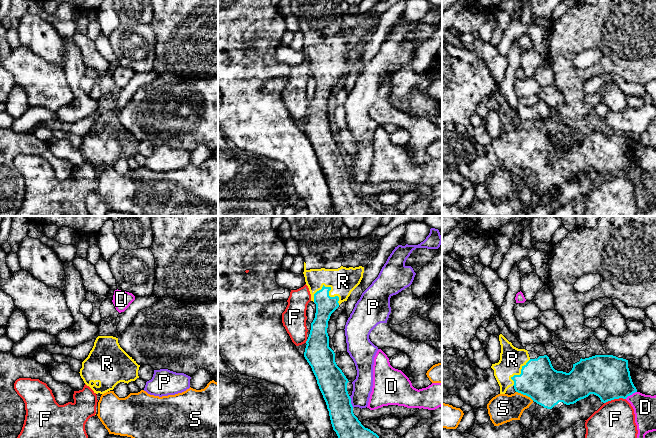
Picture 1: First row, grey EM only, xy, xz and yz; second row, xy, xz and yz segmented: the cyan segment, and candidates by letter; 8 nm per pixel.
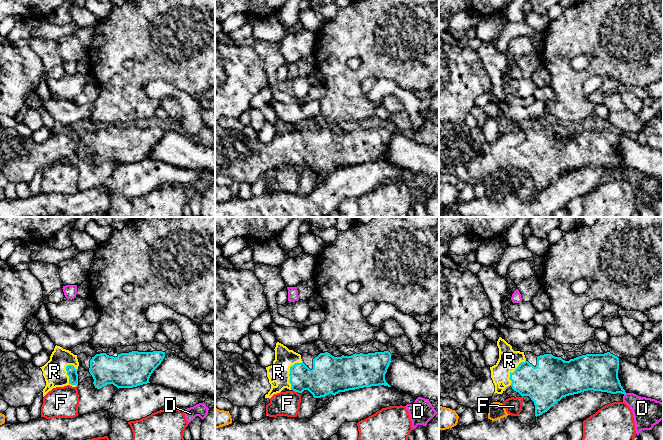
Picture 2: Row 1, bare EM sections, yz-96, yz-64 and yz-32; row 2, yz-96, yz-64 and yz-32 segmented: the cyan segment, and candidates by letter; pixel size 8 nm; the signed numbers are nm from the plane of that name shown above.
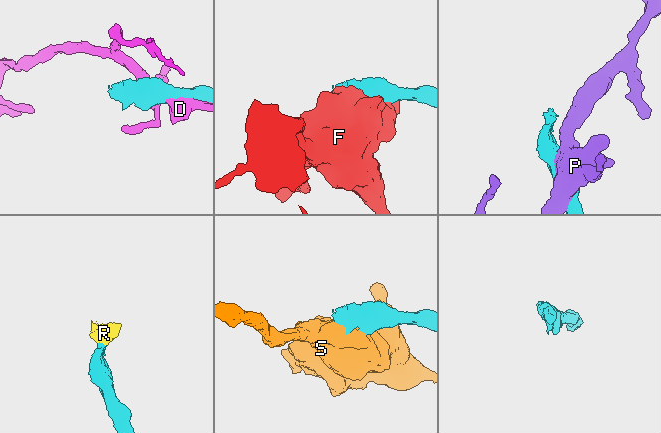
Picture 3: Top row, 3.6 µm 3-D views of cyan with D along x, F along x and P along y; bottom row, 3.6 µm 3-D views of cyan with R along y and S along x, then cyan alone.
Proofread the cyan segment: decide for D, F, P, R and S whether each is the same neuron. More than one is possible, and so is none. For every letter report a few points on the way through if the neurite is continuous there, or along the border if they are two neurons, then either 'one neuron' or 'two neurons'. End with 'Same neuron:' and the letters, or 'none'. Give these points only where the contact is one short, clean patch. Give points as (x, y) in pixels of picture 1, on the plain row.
D: two neurons
F: along yz (625, 174), (614, 174), (604, 179) | two neurons
P: two neurons
R: across xz (325, 81), (329, 66), (343, 57) | one neuron
S: two neurons
Same neuron: R

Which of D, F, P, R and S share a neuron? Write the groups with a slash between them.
D / F / P / R / S

